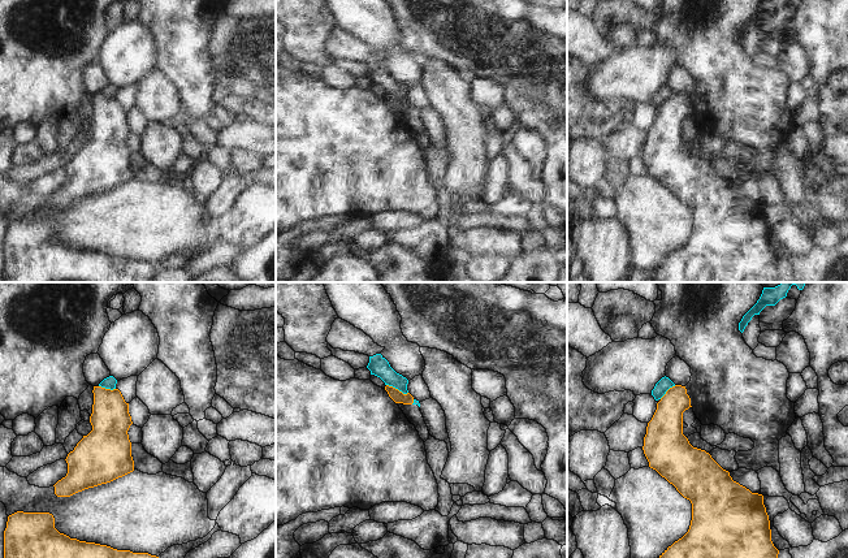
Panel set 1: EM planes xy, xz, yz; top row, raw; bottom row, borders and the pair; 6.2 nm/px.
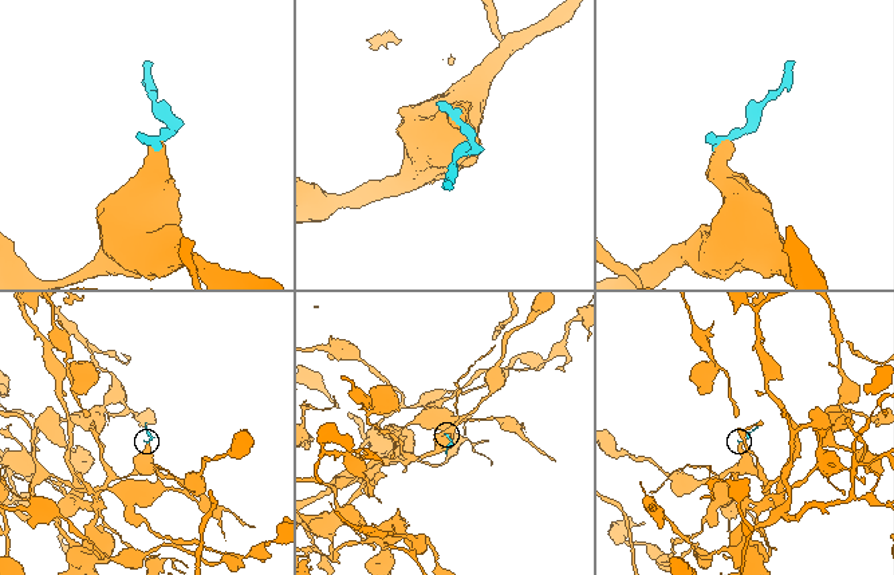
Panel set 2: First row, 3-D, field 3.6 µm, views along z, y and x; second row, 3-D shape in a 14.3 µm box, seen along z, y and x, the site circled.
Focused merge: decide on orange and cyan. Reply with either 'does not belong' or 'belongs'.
does not belong

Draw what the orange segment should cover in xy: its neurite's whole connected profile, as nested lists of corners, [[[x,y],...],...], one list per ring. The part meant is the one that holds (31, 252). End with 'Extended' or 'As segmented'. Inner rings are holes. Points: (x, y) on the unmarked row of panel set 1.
[[[17,220],[4,239],[4,282],[157,282],[159,265],[60,242],[49,221]]]. As segmented.

